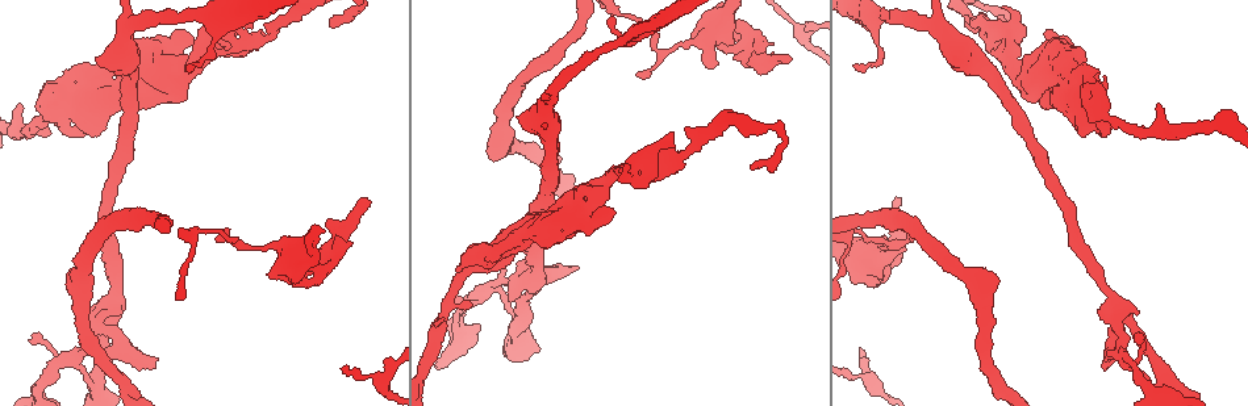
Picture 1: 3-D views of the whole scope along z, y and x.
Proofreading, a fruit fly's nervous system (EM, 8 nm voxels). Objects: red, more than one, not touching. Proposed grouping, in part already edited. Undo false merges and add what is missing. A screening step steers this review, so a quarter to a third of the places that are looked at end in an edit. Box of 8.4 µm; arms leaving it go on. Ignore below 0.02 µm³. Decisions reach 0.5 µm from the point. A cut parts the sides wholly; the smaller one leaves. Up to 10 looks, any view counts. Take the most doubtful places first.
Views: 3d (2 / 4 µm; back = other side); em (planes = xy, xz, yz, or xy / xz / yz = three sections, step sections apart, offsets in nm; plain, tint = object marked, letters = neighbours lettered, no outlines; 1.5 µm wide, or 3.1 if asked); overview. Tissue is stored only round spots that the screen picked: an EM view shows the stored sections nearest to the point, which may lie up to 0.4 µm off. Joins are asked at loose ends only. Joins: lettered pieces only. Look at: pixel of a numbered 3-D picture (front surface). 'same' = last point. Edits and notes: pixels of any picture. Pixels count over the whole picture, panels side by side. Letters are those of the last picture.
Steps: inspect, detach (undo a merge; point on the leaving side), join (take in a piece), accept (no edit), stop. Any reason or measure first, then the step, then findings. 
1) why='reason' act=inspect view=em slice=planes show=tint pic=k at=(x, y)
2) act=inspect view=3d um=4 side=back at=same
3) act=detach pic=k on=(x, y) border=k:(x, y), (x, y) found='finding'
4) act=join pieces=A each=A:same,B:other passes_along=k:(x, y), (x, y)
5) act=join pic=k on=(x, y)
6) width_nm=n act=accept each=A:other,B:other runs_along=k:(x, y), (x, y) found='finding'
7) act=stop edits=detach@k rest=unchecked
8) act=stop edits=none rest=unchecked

act=inspect view=em slice=planes show=letters pic=1 at=(528, 276)

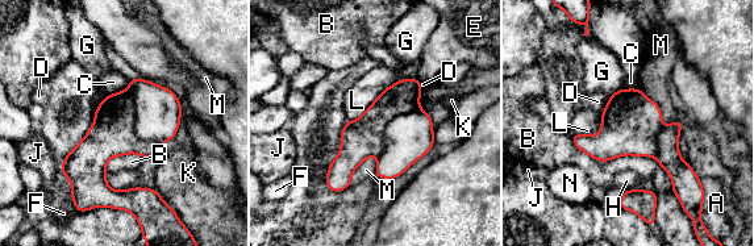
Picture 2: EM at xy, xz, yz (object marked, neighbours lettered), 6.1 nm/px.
act=detach pic=2 on=(113, 133) each=A:other,B:other,C:other,D:other,E:other,F:other,G:other,H:other,J:other,K:other,L:other,M:other,N:other border=2:(128, 88), (134, 130), (161, 145) found='two cells meet here'

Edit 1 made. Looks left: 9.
why='redraw' act=inspect view=overview

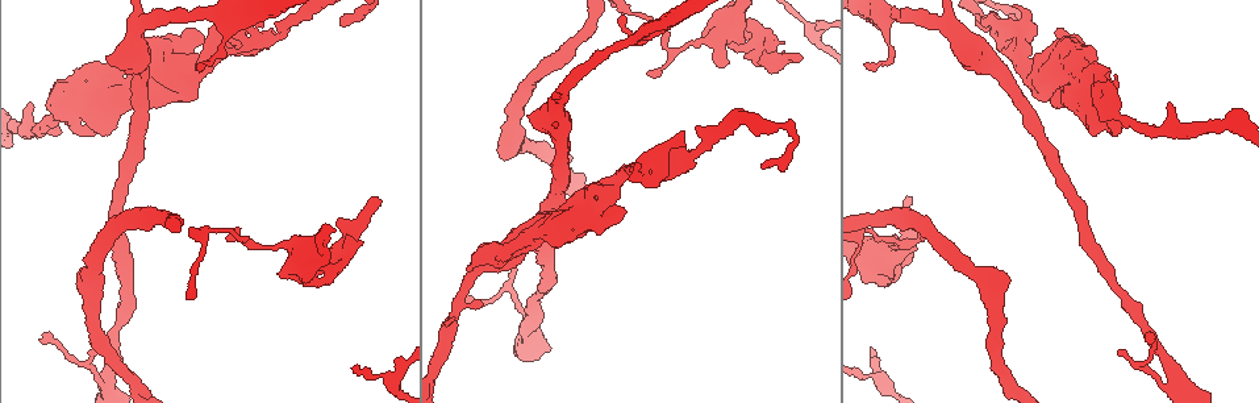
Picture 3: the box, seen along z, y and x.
why='branch stops here' act=inspect view=em slice=planes show=letters pic=3 at=(907, 202)

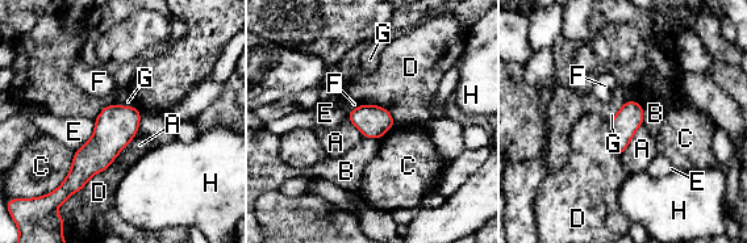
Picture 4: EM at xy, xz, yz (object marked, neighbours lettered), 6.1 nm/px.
act=accept each=A:other,B:other,C:other,D:other,E:other,F:other,G:other,H:other border=4:(626, 101), (609, 120) found='no lettered piece goes on from it'

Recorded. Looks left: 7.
why='branch stops here' act=inspect view=3d um=2 pic=3 at=(30, 102)

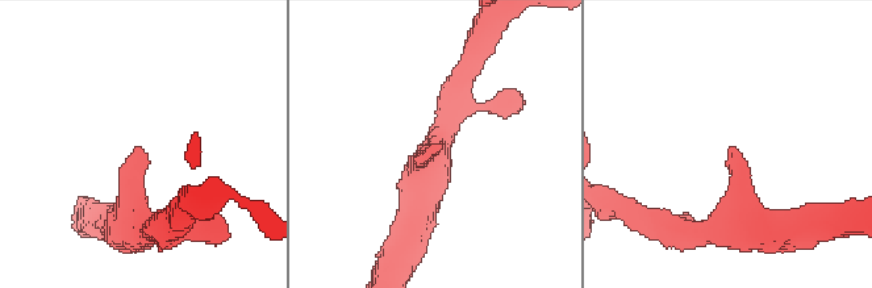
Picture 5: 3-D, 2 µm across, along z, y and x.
act=inspect view=em slice=planes show=letters pic=5 at=(739, 153)

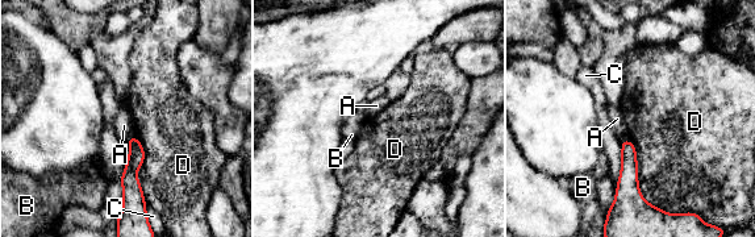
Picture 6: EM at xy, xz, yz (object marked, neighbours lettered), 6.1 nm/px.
act=accept each=A:other,B:other,C:other,D:other runs_along=6:(133, 140), (130, 216), (126, 224) found='no lettered piece goes on from it'

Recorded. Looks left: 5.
why='abrupt turn' act=inspect view=em slice=planes show=letters pic=3 at=(892, 246)

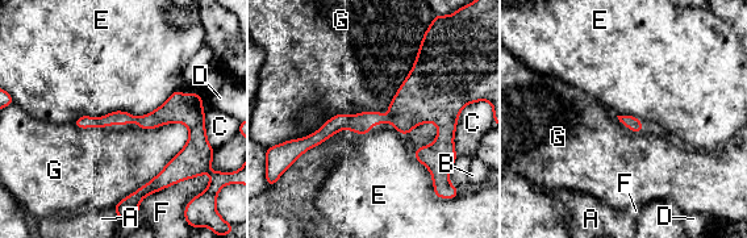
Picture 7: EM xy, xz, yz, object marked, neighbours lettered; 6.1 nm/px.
act=accept each=A:other,B:other,C:other,D:other,E:other,F:other,G:other runs_along=7:(455, 113), (337, 122), (301, 143) found='continuous, no second cell'

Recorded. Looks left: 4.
act=stop edits=detach@2 rest=unchecked

